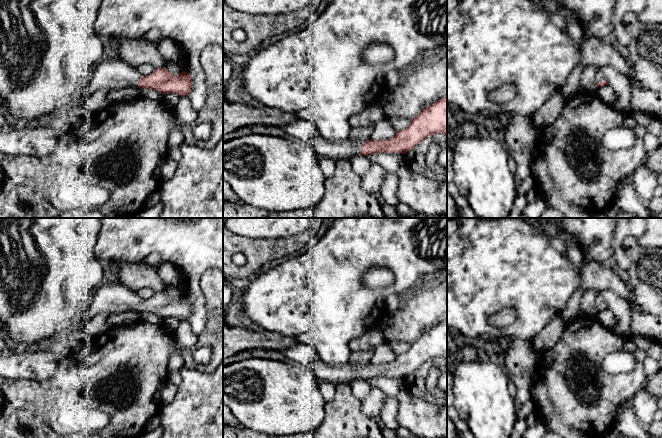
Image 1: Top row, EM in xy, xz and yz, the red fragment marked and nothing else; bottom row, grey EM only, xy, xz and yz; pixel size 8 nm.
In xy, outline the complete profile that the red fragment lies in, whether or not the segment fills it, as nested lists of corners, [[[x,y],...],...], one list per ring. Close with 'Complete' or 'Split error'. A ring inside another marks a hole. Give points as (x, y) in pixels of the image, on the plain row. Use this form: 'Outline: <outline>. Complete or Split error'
Outline: [[[115,281],[99,286],[88,309],[88,316],[91,319],[100,313],[112,314],[138,310],[140,313],[157,314],[163,319],[175,317],[185,321],[190,317],[191,309],[191,300],[186,295],[174,300],[162,291],[140,301],[135,291]]]. Split error

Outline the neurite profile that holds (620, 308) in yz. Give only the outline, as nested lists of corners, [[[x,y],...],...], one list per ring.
[[[610,290],[597,291],[597,296],[605,301],[605,304],[616,318],[616,323],[610,330],[623,337],[631,337],[631,311],[629,304]]]

